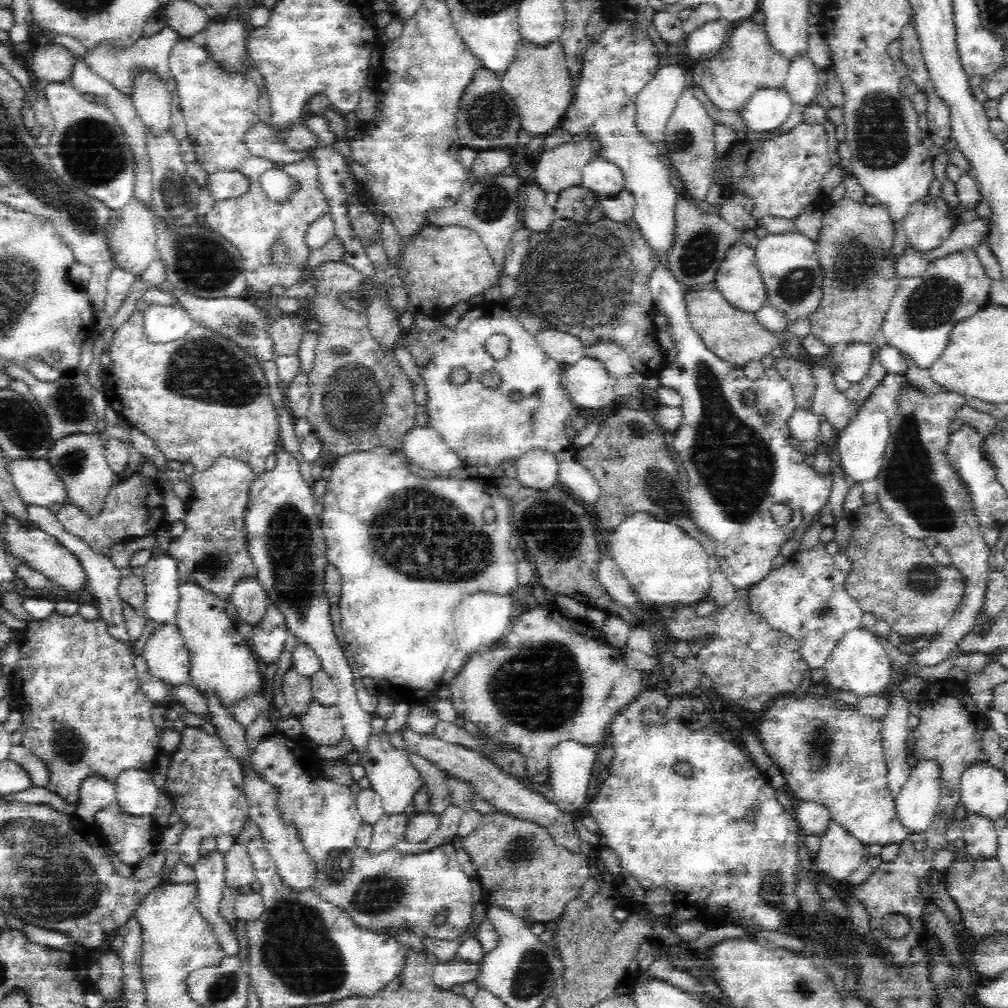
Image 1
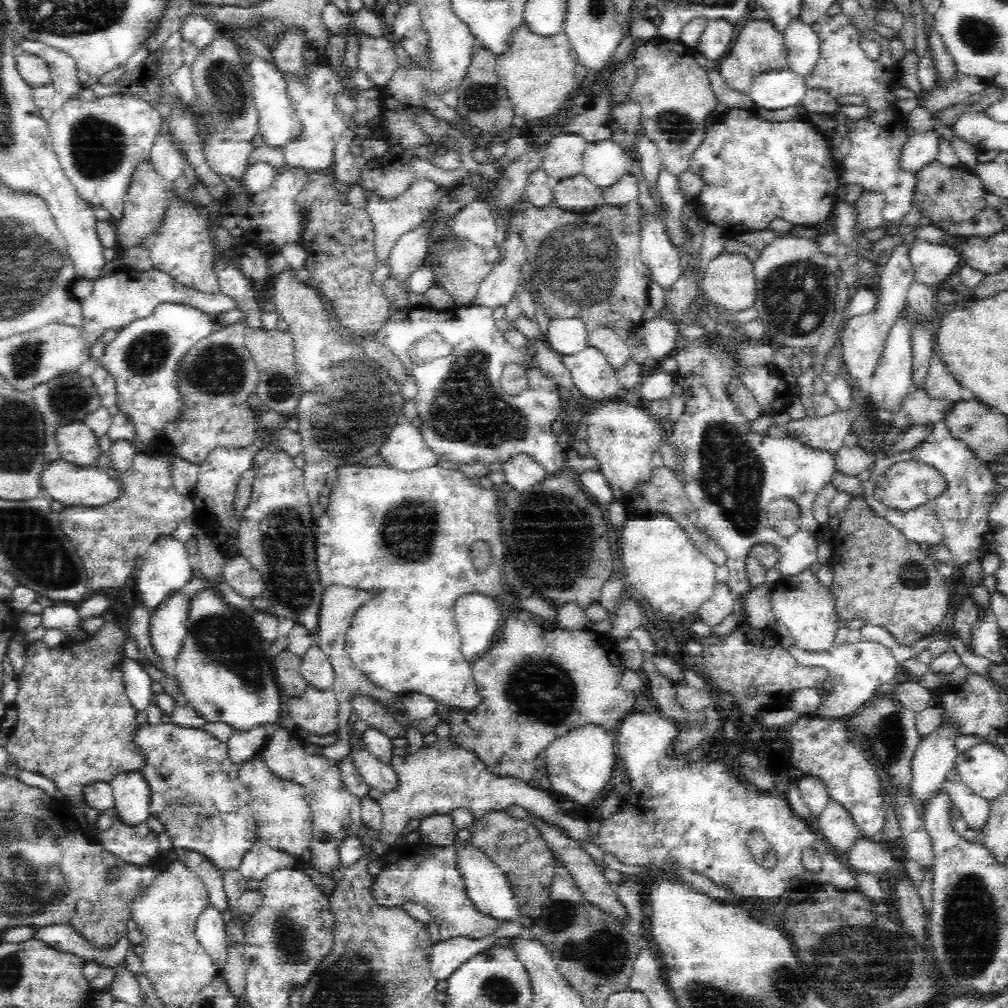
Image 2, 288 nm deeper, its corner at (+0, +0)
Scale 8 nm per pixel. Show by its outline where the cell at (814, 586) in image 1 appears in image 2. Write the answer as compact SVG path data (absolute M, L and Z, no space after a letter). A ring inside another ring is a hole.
M810 568L802 570L796 576L778 580L770 588L770 604L776 624L788 628L788 632L796 640L796 646L810 654L828 652L830 646L836 644L836 634L840 634L840 628L846 626L844 620L840 620L840 612L836 608L836 596L832 594L832 588L820 586L818 574L814 574L814 570Z

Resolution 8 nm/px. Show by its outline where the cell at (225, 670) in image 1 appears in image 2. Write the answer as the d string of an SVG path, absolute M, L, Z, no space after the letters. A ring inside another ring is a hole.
M214 586L190 596L188 638L176 658L174 676L186 706L194 708L208 722L226 722L234 730L250 730L268 722L278 722L286 712L280 702L280 690L274 676L274 662L260 642L260 634L248 618L236 616L236 610L224 604Z

